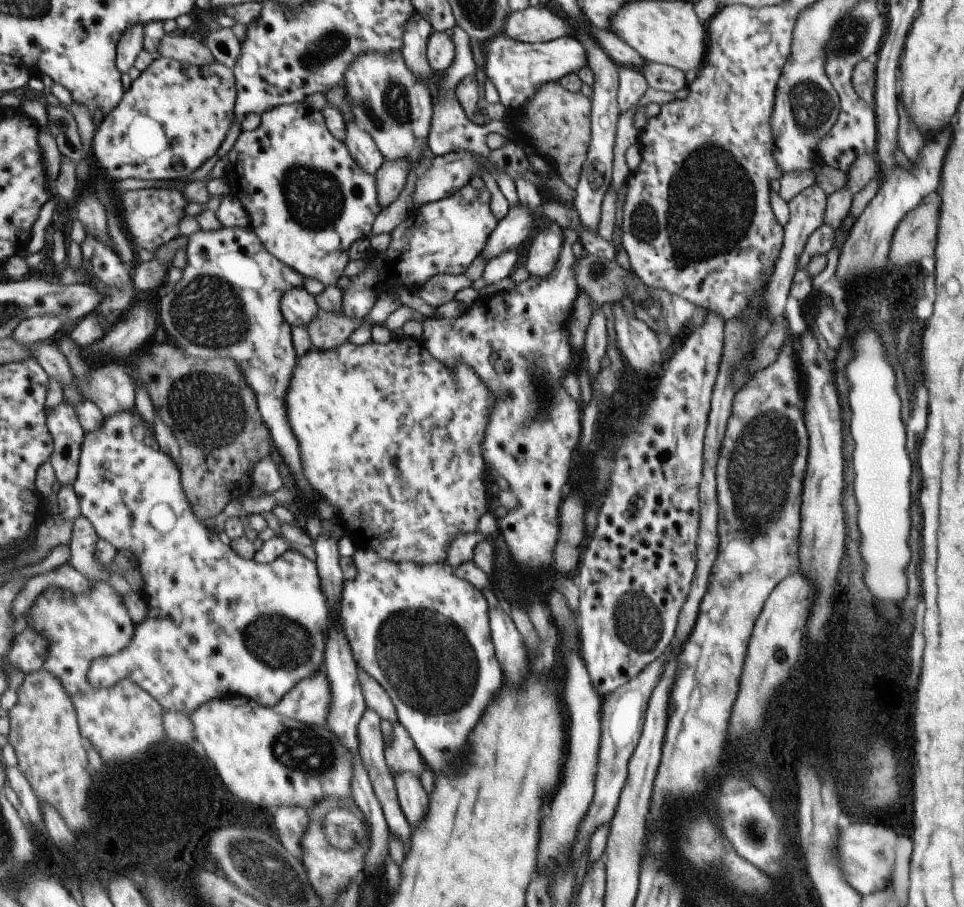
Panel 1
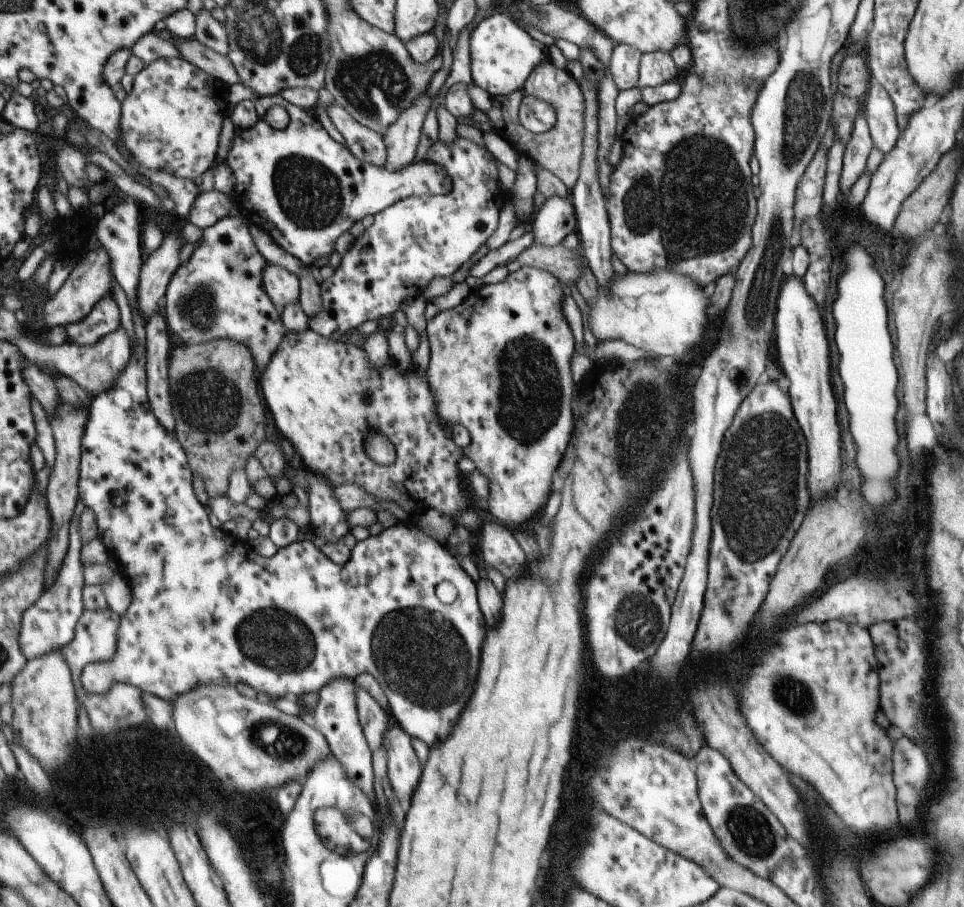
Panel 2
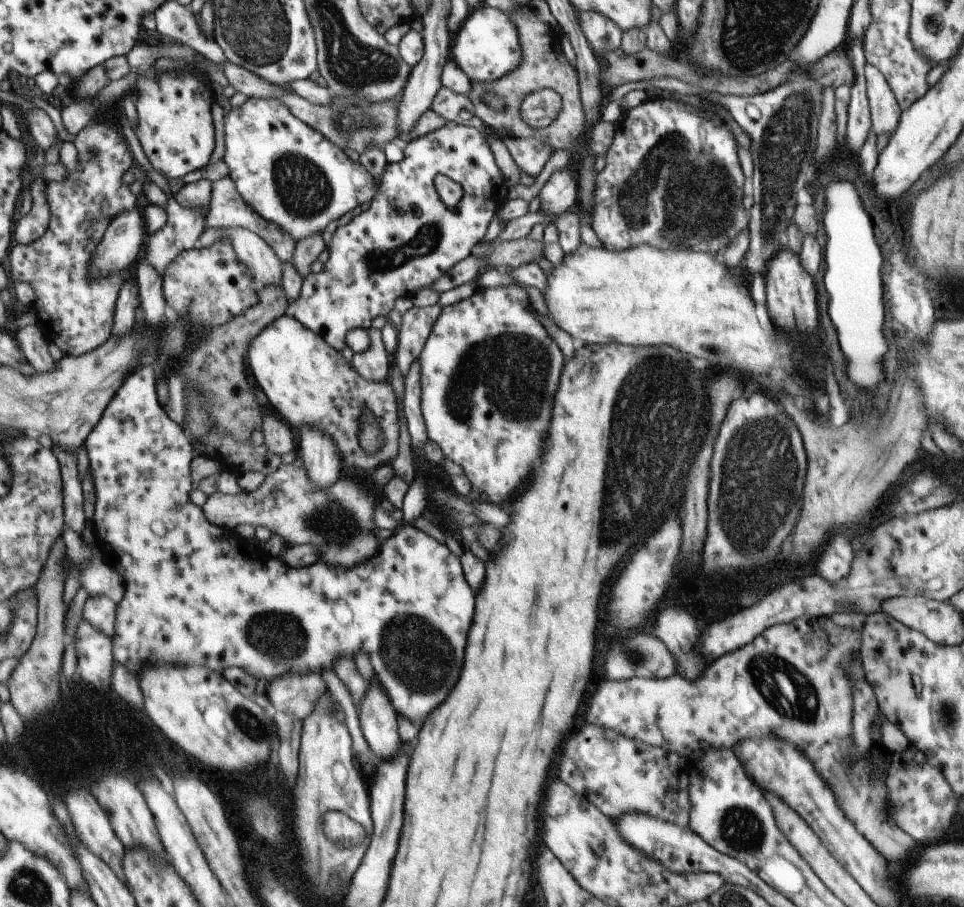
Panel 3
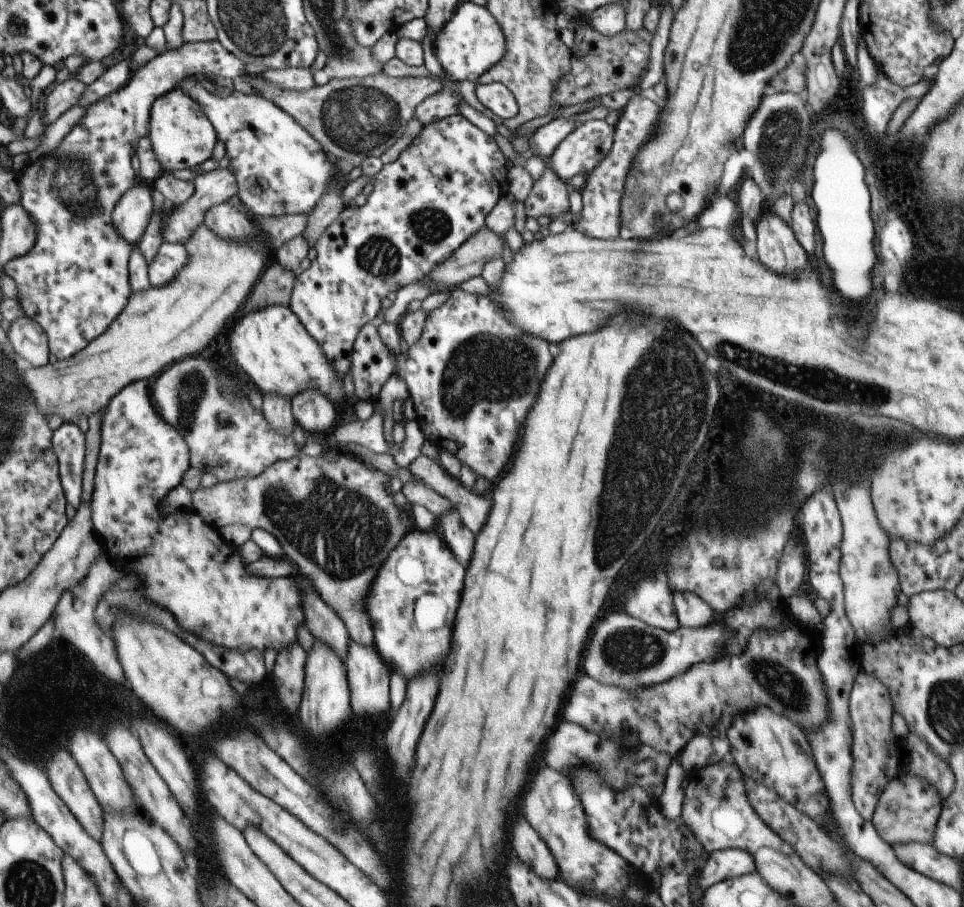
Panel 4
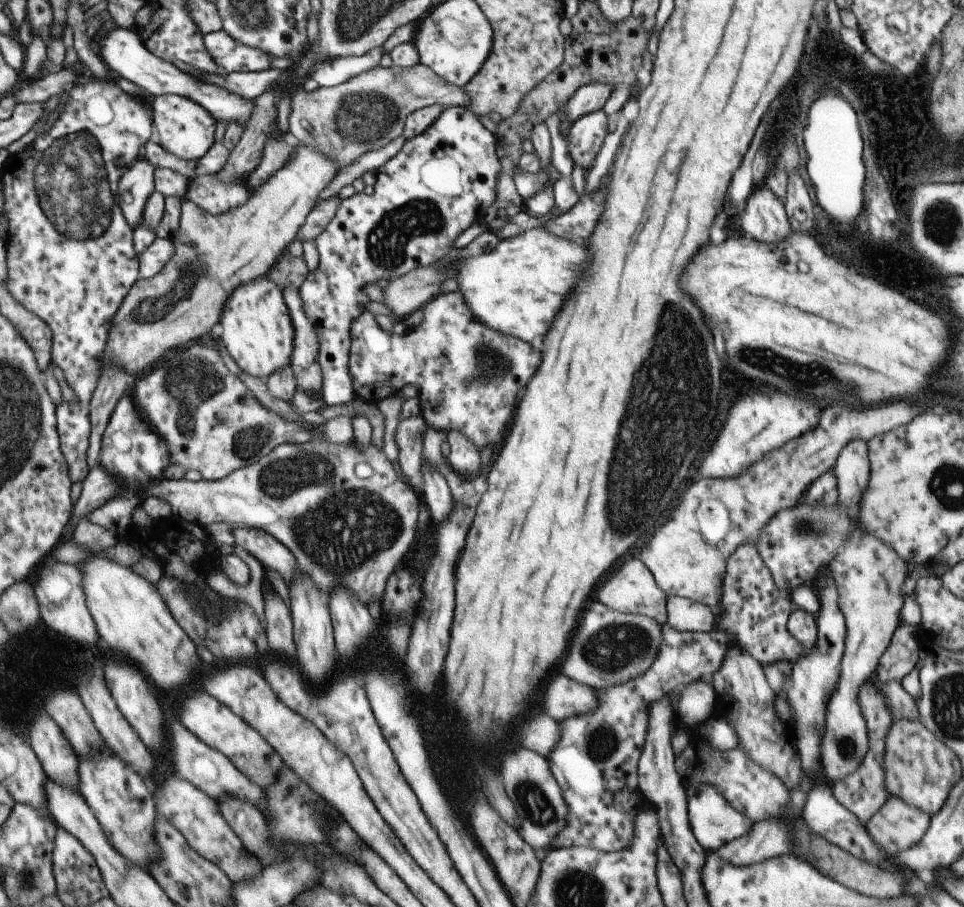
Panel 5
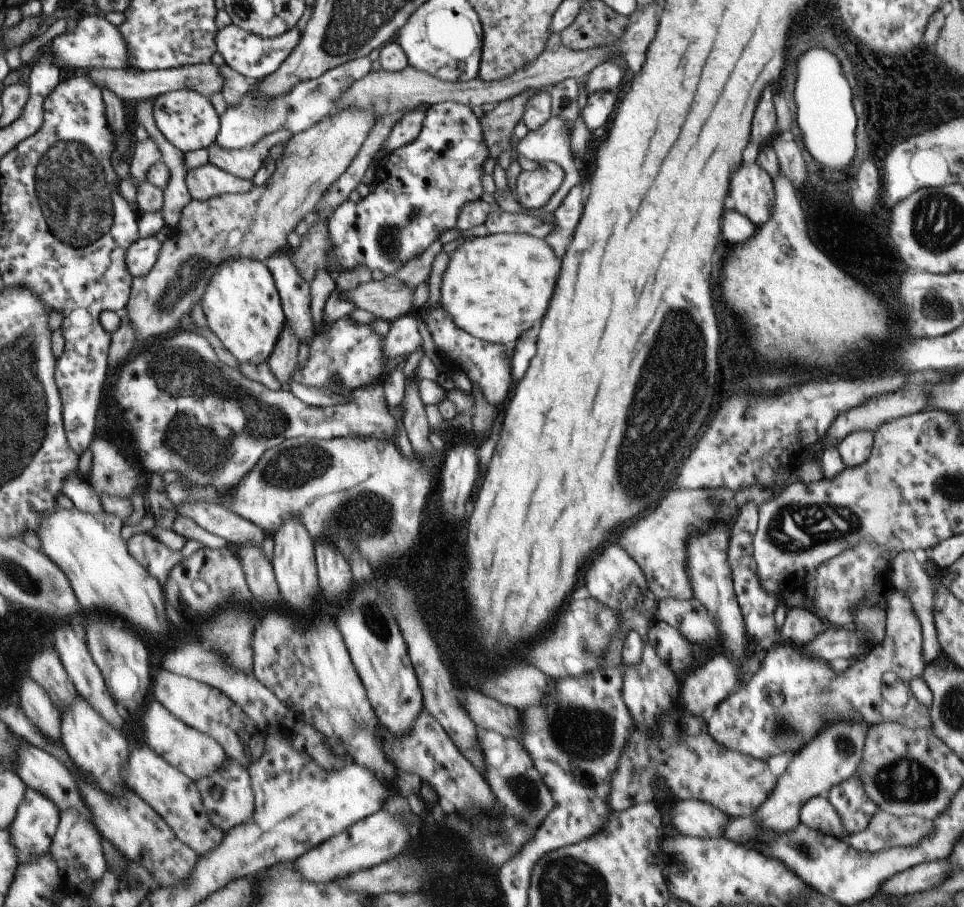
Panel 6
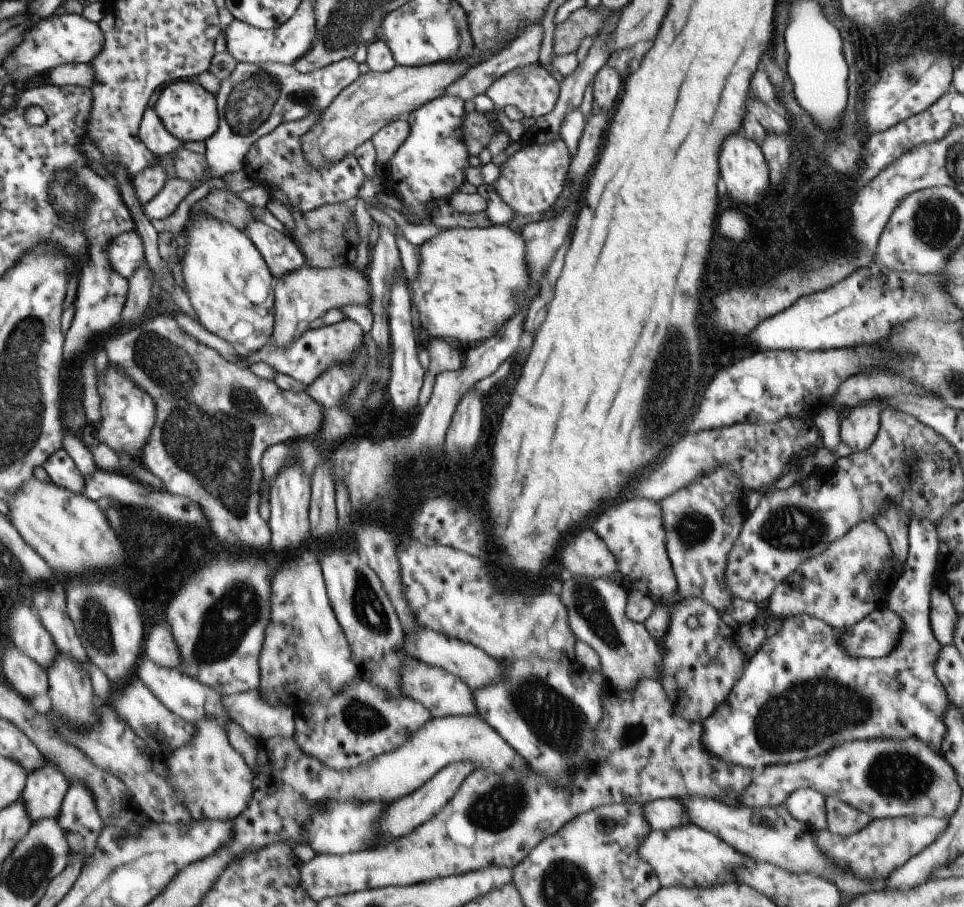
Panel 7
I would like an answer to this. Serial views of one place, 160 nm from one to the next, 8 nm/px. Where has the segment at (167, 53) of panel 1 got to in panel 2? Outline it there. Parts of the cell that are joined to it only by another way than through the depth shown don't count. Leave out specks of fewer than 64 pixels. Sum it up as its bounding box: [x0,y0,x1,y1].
[175,38,239,86]

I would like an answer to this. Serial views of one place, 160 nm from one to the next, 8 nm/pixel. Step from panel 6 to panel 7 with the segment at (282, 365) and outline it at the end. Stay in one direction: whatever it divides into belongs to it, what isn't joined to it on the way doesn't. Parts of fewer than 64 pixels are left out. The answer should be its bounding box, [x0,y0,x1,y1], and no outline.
[269,264,371,349]

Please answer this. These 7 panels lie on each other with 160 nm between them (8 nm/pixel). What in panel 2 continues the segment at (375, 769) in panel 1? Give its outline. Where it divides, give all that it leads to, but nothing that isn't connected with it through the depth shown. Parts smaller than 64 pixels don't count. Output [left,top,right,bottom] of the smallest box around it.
[356,686,390,753]

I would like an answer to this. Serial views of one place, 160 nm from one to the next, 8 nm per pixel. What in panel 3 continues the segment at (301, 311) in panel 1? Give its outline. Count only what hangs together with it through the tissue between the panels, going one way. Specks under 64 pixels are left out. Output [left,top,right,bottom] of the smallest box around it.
[197,227,282,286]

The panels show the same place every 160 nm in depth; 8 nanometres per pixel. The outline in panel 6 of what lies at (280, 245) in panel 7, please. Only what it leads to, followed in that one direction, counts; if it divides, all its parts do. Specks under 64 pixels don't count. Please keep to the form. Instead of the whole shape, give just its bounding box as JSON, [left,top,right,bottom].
[264,250,317,345]

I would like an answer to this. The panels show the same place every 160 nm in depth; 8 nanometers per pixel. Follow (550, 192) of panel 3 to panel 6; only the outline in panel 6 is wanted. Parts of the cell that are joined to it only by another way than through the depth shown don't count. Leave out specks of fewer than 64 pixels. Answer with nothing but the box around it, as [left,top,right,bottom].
[580,91,615,140]

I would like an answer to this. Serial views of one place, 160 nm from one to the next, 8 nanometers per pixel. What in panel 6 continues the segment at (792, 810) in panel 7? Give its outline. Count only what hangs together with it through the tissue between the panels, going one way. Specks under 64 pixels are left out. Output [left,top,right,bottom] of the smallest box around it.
[798,795,847,839]

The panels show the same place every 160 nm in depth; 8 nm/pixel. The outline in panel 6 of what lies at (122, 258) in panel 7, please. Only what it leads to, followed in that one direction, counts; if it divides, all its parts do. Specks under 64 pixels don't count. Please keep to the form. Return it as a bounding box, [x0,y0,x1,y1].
[127,237,160,277]

